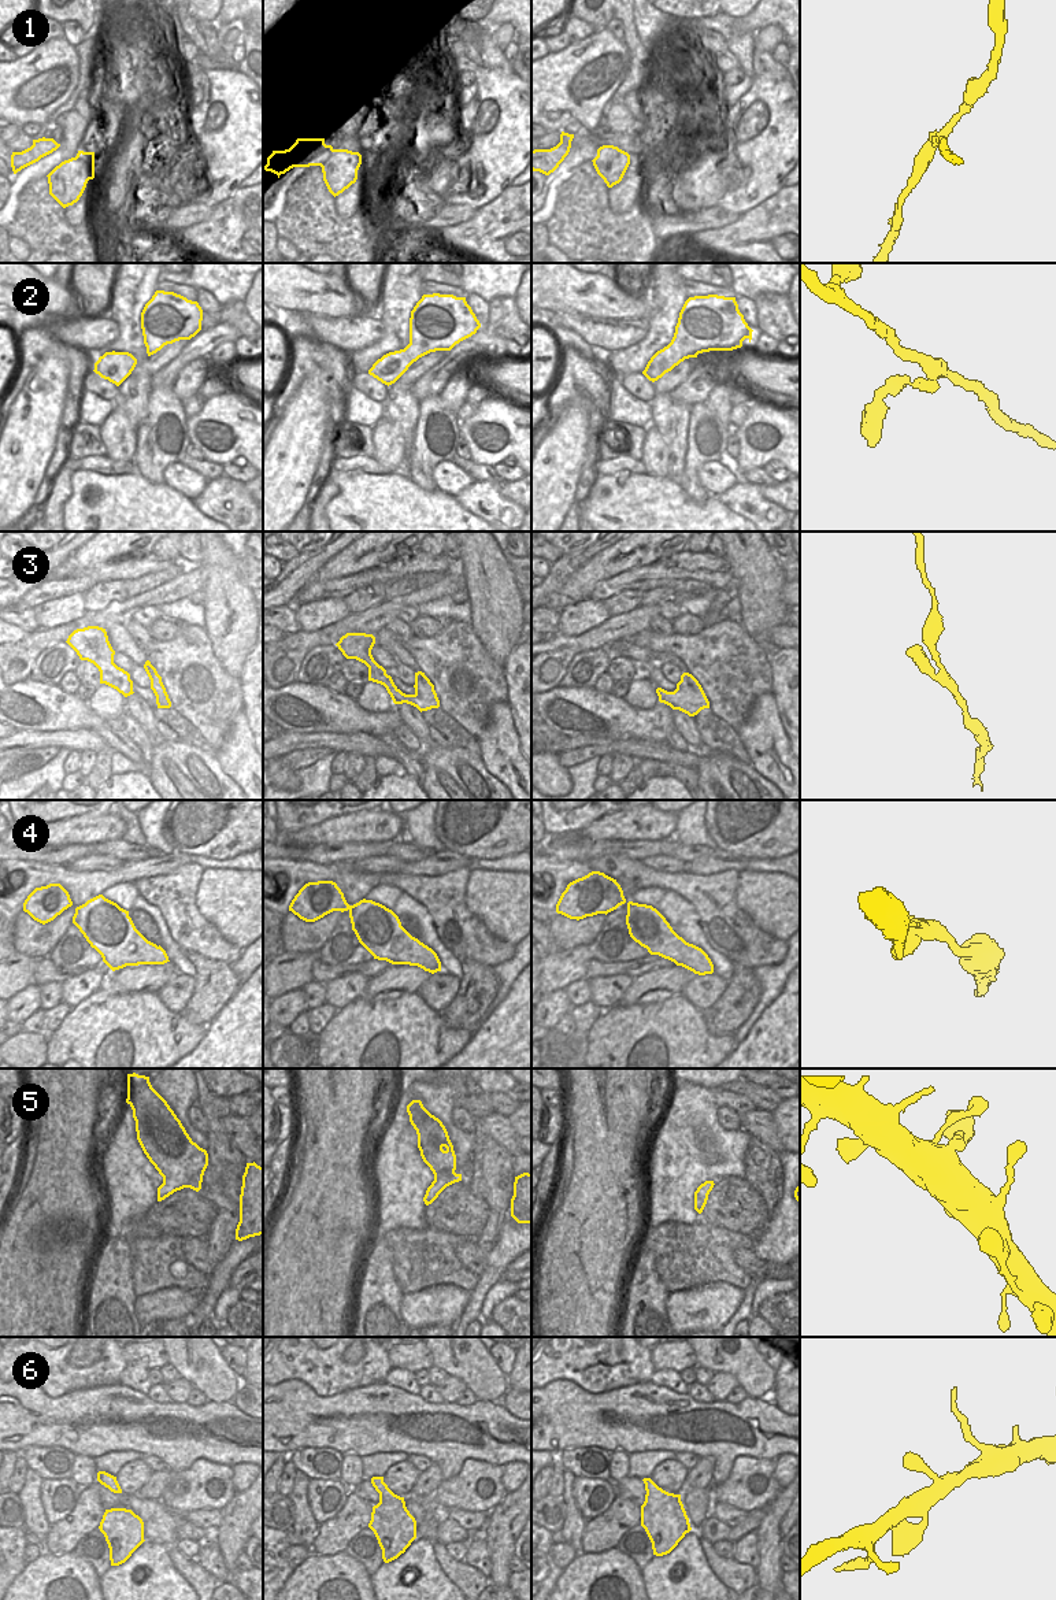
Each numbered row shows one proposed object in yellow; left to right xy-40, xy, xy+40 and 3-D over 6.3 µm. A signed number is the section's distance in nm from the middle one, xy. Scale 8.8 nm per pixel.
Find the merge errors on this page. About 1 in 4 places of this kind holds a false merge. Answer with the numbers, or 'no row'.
1

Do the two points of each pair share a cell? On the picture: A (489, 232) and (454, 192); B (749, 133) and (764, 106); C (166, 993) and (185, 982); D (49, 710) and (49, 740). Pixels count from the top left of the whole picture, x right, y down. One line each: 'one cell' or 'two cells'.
A: two cells
B: one cell
C: one cell
D: two cells

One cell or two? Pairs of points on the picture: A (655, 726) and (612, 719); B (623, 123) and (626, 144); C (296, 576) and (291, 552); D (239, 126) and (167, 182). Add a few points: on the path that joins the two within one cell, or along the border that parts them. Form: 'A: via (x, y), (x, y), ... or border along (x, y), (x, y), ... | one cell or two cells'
A: via (644, 723), (623, 721) | one cell
B: border along (634, 129), (611, 132) | two cells
C: border along (299, 555), (284, 563) | two cells
D: via (221, 144), (185, 178) | one cell

